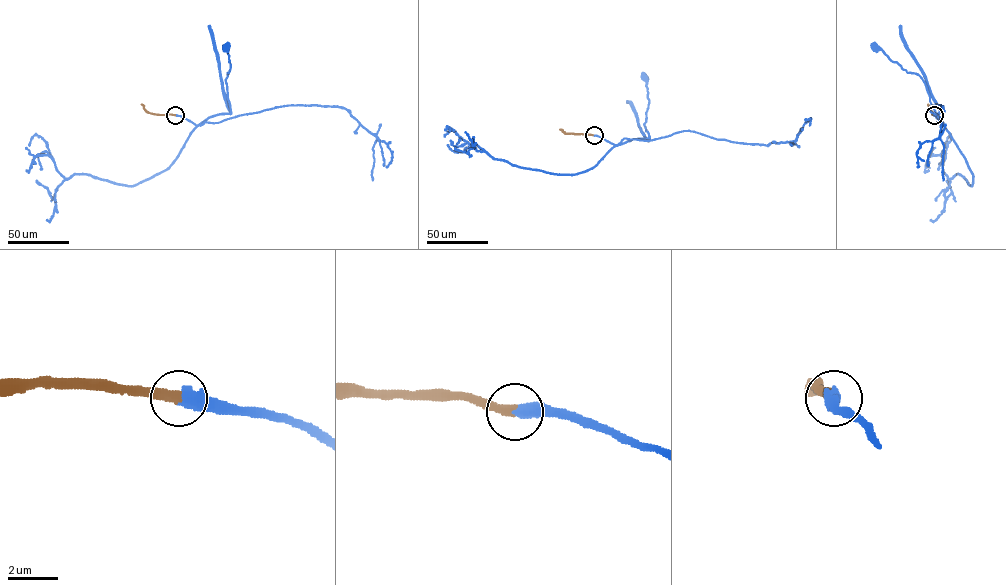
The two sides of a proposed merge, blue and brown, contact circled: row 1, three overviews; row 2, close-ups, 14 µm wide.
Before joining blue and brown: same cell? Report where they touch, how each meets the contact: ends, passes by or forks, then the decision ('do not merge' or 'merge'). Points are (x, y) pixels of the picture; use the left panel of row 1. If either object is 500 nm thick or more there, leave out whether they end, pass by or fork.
(175, 115) | merge

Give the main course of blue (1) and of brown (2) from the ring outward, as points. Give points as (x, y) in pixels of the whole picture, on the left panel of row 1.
1: (175, 115), (199, 125), (215, 115), (231, 113), (225, 81), (230, 63), (225, 47)
2: (175, 115), (148, 113), (141, 104)

